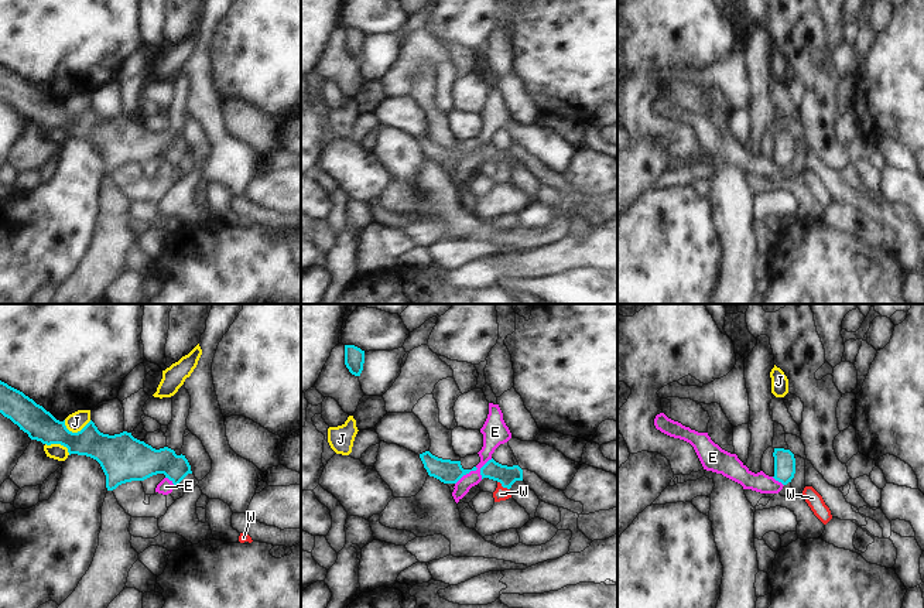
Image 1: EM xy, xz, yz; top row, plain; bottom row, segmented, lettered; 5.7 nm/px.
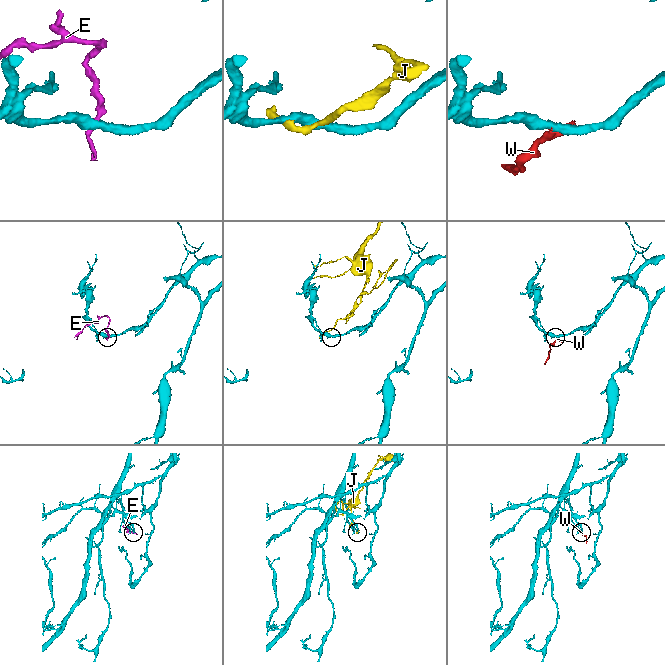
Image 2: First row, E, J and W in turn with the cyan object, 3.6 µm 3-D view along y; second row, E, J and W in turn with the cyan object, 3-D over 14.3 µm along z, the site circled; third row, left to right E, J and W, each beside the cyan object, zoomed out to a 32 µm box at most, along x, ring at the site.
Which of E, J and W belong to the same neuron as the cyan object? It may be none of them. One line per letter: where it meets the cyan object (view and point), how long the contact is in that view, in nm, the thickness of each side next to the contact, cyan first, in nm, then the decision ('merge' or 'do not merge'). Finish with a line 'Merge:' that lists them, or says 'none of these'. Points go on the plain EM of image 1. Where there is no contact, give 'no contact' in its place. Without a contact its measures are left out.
E: contact xz (474, 153); length 260 nm; calibres 140 and 150 nm; do not merge
J: contact xy (78, 115); length 160 nm; calibres 220 and 110 nm; do not merge
W: contact xz (503, 170); length 90 nm; calibres 110 and 80 nm; merge
Merge: W

